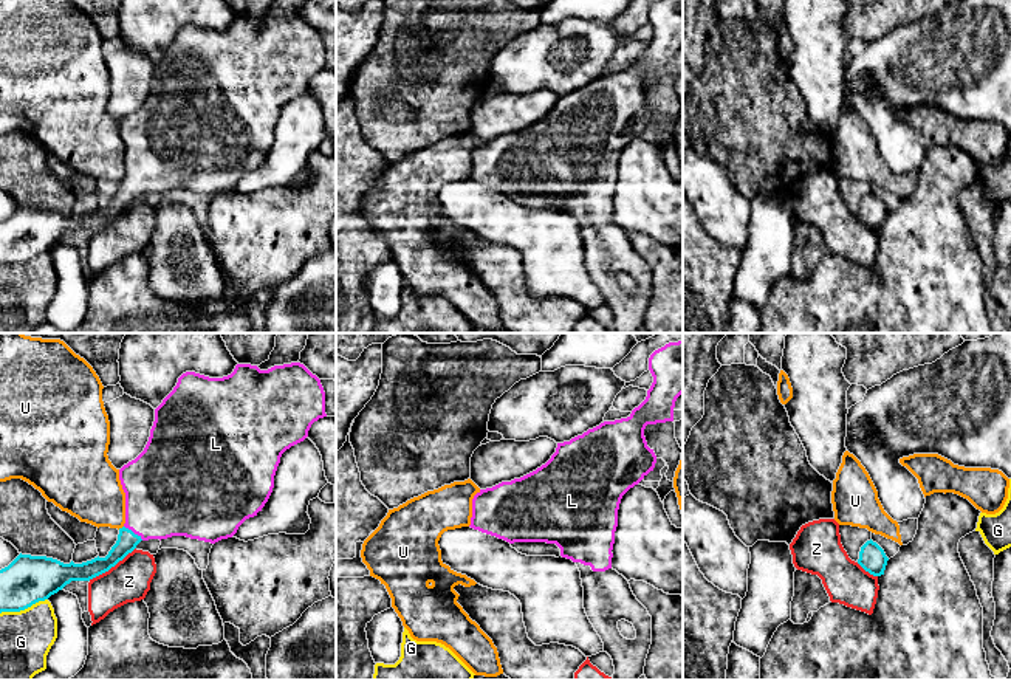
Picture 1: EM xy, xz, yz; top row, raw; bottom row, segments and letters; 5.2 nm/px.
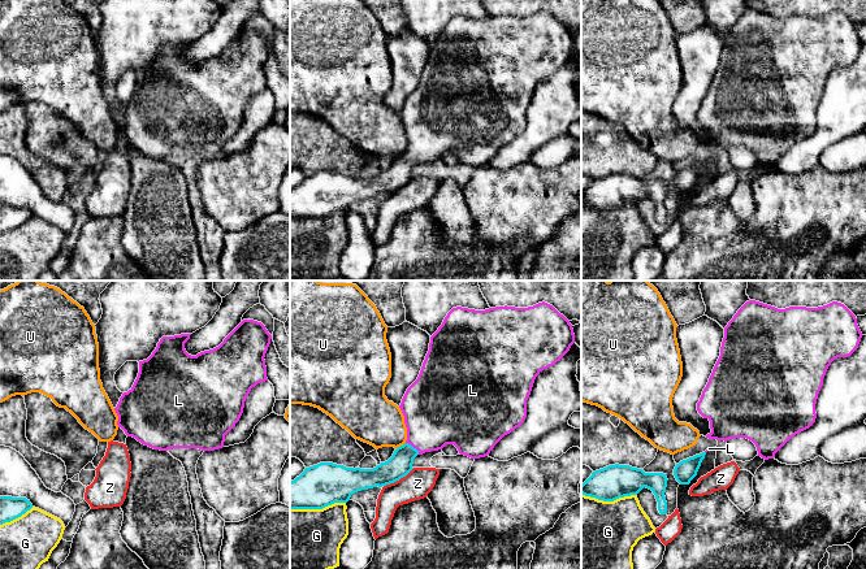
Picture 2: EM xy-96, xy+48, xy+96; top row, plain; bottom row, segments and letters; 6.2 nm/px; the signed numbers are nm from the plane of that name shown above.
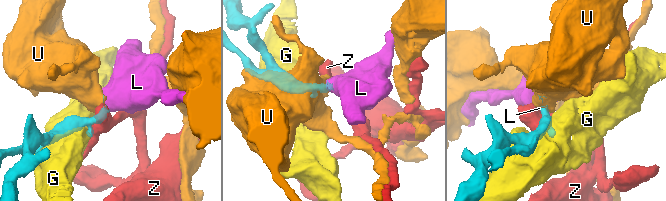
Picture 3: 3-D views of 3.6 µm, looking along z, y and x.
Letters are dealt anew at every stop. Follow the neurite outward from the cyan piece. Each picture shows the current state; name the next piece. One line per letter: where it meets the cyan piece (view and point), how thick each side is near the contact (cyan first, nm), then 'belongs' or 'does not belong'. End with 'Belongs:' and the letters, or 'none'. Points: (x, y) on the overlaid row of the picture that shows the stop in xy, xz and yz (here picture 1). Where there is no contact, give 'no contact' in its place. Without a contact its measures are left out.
G: xy (23, 609) | 260/280 nm | does not belong
L: xy (132, 532) | 110/420 nm | belongs
U: xy (119, 528) | 110/320 nm | does not belong
Z: xy (112, 566) | 110/220 nm | does not belong
Belongs: L

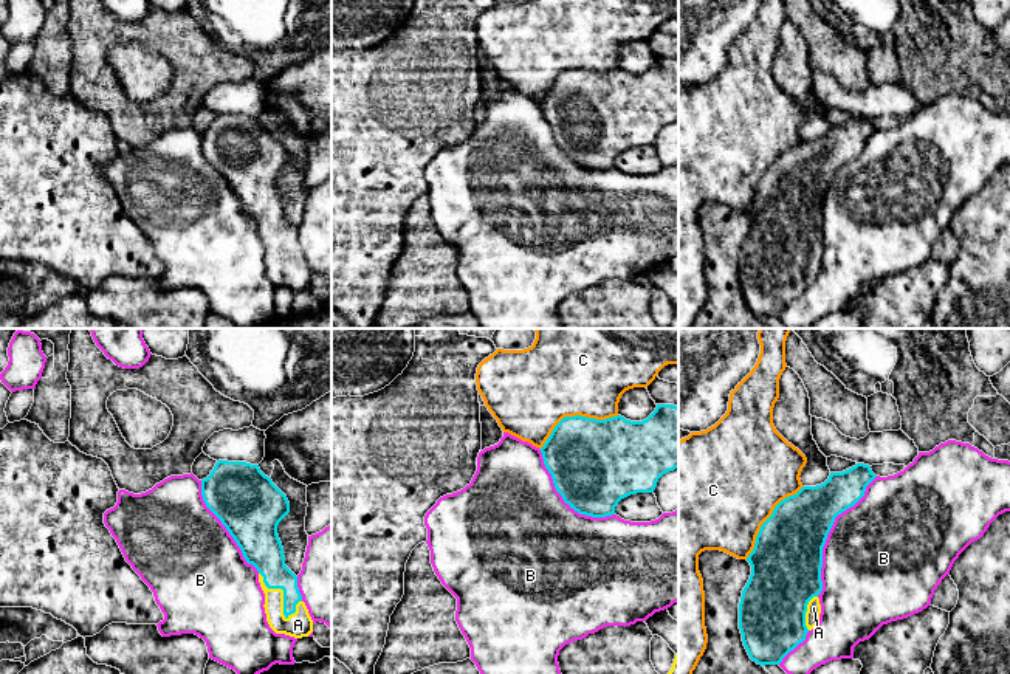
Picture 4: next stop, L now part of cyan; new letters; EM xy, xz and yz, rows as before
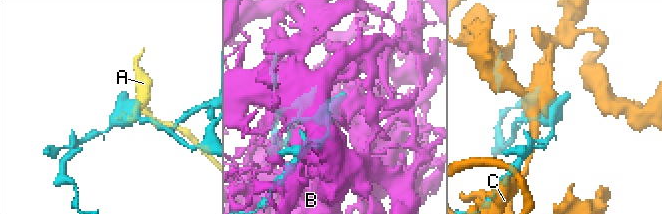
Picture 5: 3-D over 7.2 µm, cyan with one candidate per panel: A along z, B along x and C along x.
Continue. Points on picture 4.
A: xy (282, 589) | 200/140 nm | belongs
B: yz (827, 533) | 360/500 nm | does not belong
C: xz (575, 416) | 440/500 nm | does not belong
Belongs: A

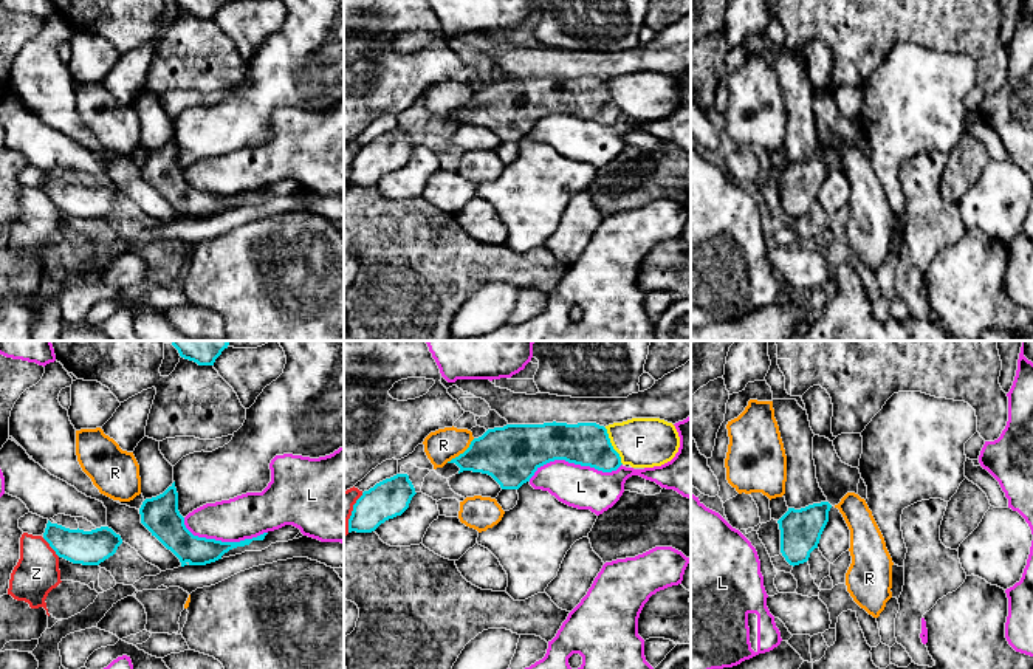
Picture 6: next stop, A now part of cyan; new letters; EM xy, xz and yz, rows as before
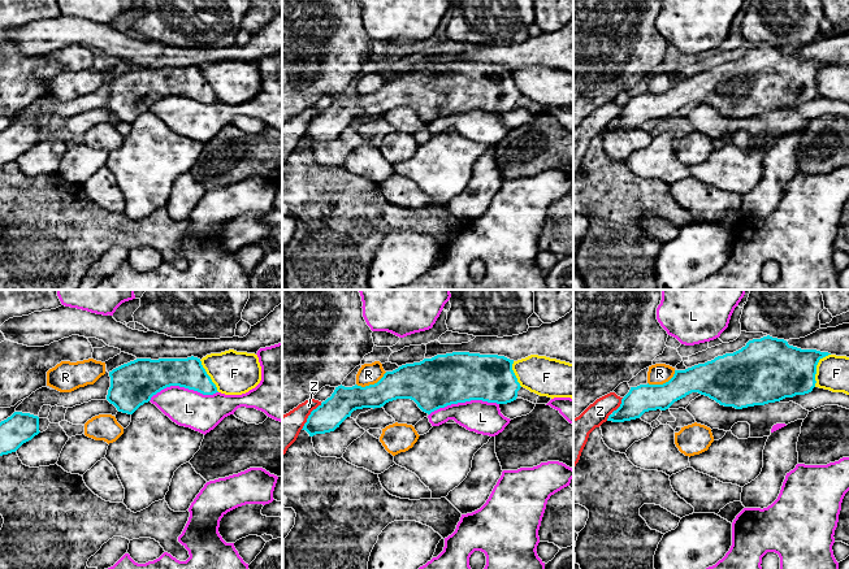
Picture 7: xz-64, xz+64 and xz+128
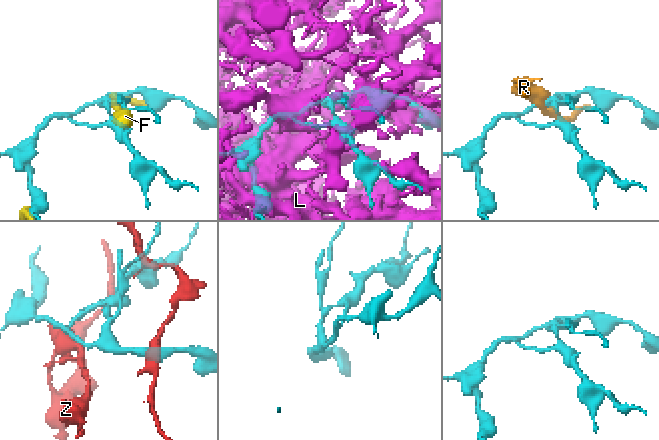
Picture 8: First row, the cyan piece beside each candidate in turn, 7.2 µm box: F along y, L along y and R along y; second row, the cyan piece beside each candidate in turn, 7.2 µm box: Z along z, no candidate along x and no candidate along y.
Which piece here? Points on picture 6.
F: xz (612, 446) | 220/260 nm | does not belong
L: xz (573, 462) | 240/220 nm | does not belong
R: xz (460, 454) | 300/170 nm | does not belong
Z: xy (50, 545) | 180/220 nm | does not belong
Belongs: none

